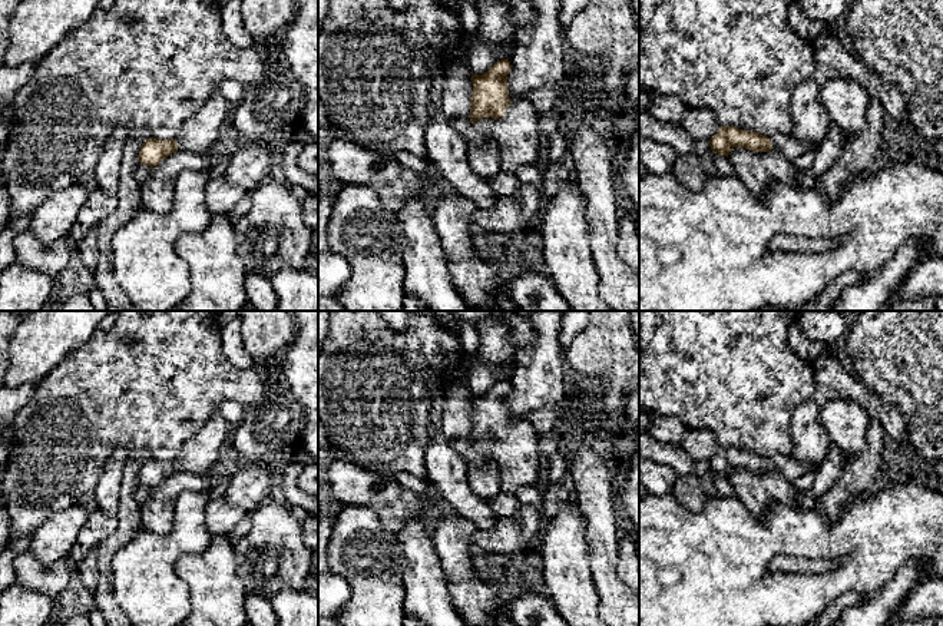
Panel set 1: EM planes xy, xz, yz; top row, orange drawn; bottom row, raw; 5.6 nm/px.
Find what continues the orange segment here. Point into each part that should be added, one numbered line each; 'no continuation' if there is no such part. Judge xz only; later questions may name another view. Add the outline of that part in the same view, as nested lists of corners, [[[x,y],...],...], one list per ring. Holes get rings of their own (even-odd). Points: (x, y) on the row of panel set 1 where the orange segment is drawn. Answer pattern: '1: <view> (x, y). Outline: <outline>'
1: xz (516, 133). Outline: [[[522,97],[510,103],[492,127],[492,142],[499,148],[502,170],[514,173],[522,166],[543,166],[539,113]]]

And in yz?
1: yz (786, 145). Outline: [[[774,133],[770,136],[772,150],[793,163],[800,155],[805,153],[810,146],[797,140],[793,135]]]

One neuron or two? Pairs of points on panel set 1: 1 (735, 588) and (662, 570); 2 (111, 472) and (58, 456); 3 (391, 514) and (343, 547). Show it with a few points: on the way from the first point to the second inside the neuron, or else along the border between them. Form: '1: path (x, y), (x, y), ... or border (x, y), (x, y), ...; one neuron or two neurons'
1: path (717, 588), (681, 588); one neuron
2: border (129, 449), (115, 449), (112, 451), (93, 492); two neurons
3: border (351, 506), (367, 506), (381, 525), (394, 533); two neurons

